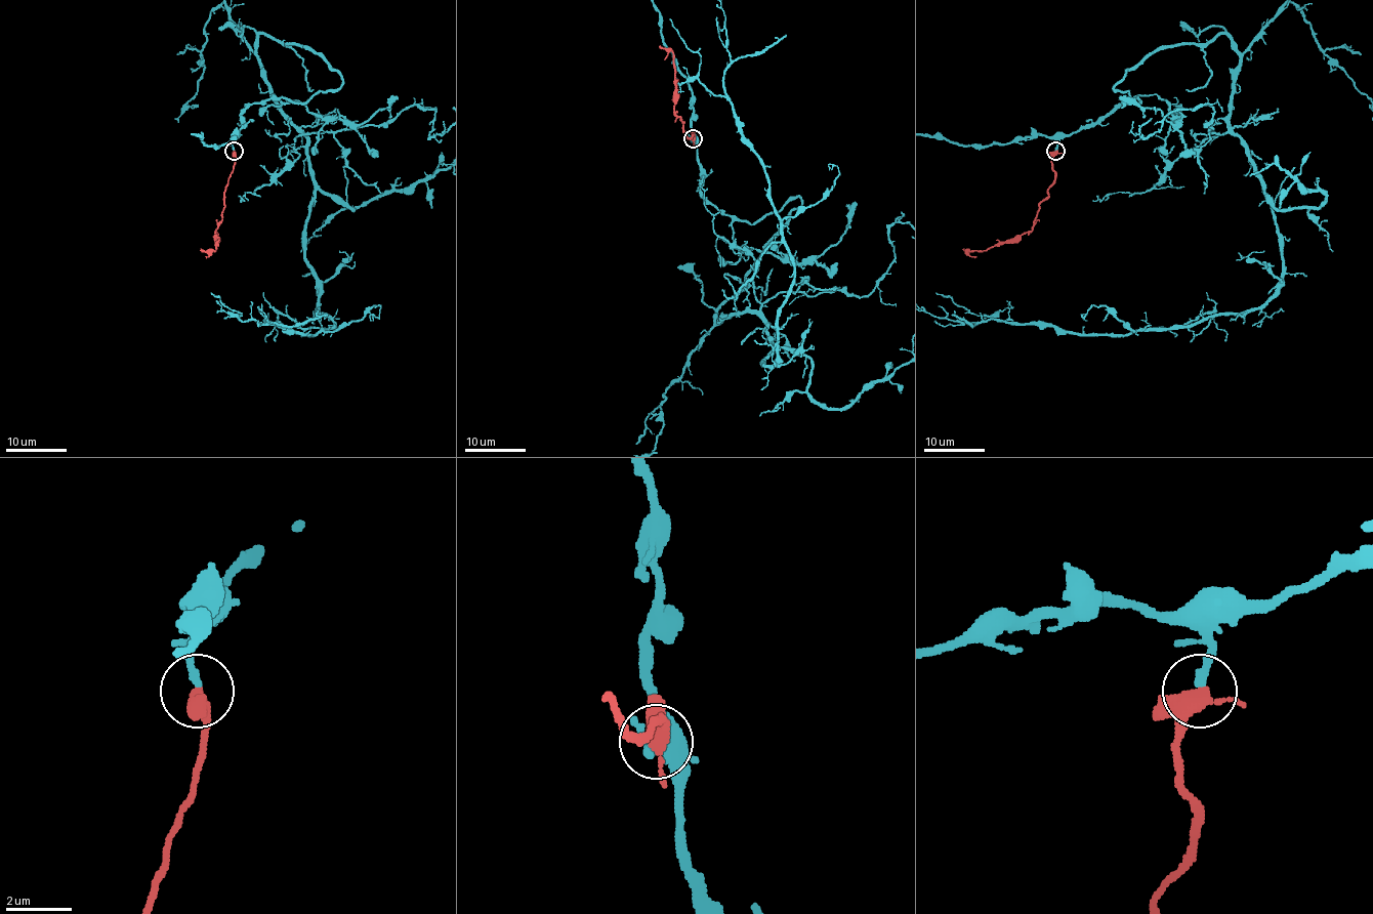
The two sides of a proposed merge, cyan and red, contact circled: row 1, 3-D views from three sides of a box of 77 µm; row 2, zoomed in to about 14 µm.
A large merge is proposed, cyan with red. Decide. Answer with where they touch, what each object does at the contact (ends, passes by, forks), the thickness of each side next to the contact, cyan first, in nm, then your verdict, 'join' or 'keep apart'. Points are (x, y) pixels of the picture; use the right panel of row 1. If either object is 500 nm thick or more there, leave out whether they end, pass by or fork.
(1055, 151) | cyan ends | red forks | 240/320 nm | join

